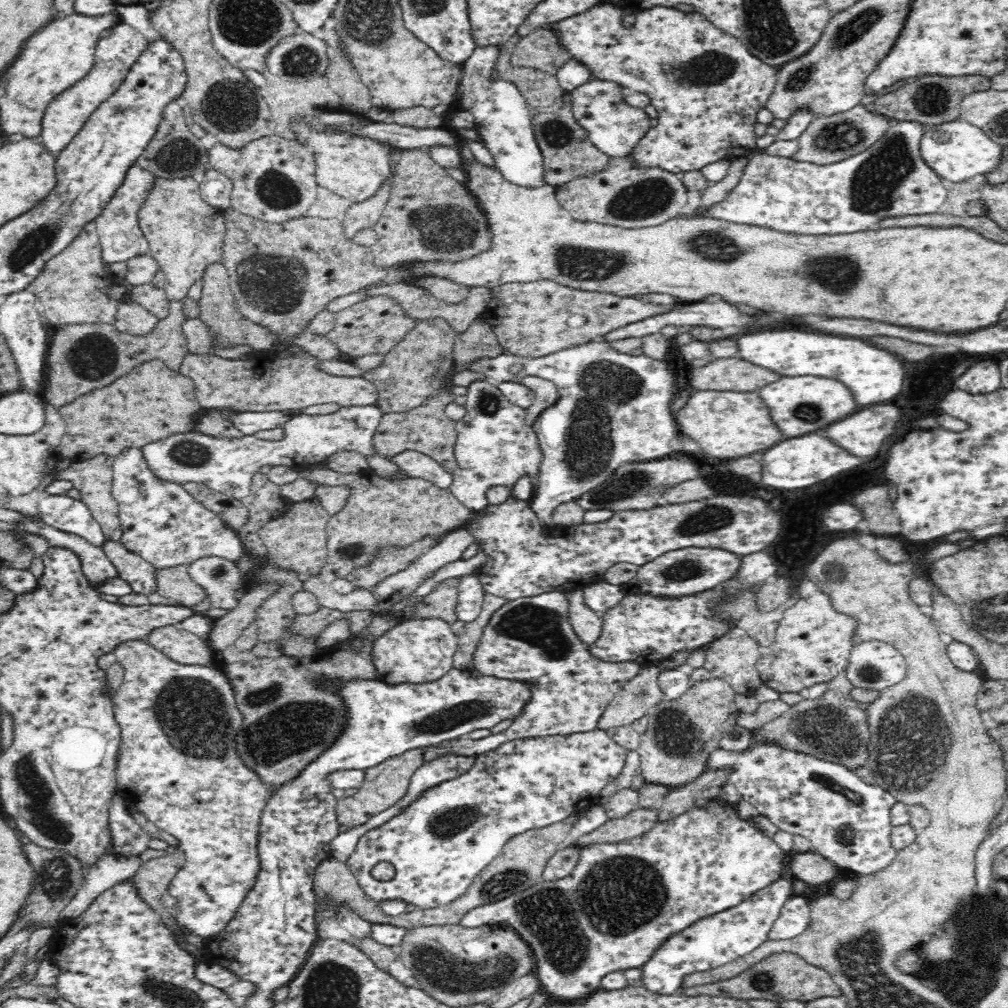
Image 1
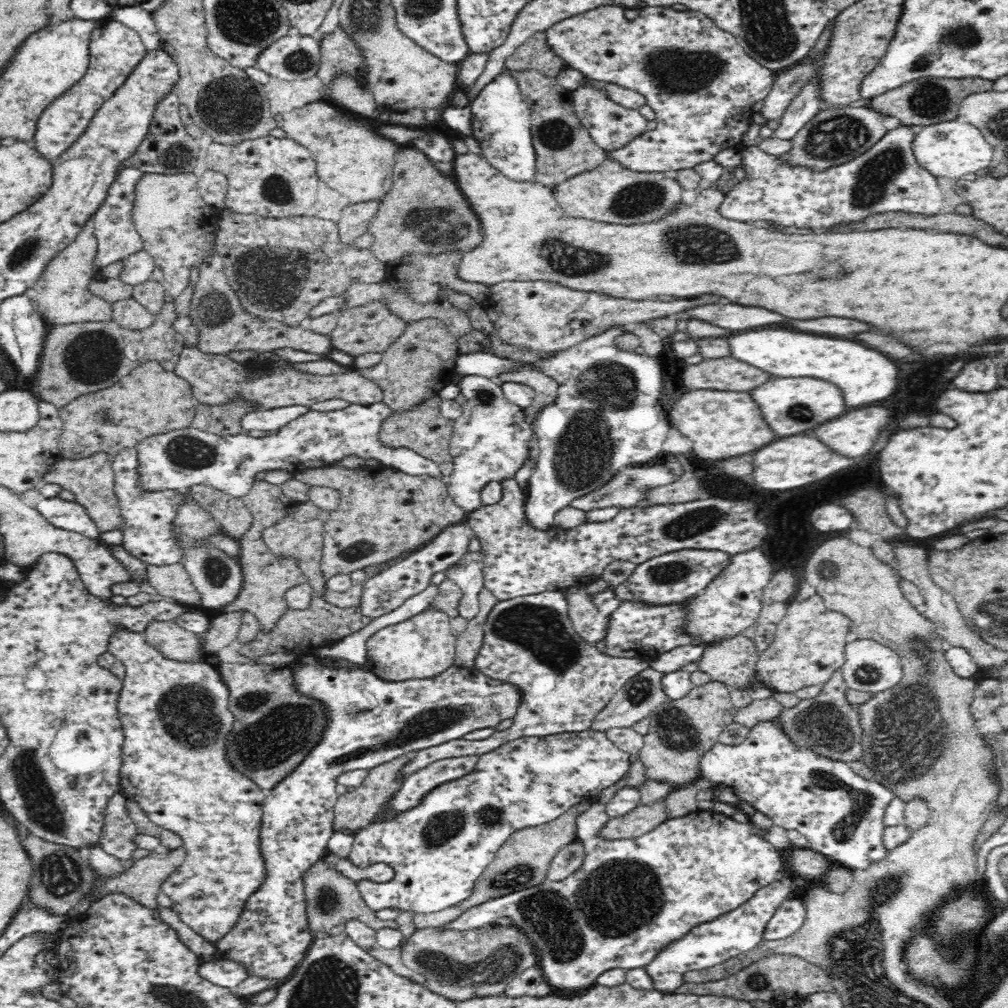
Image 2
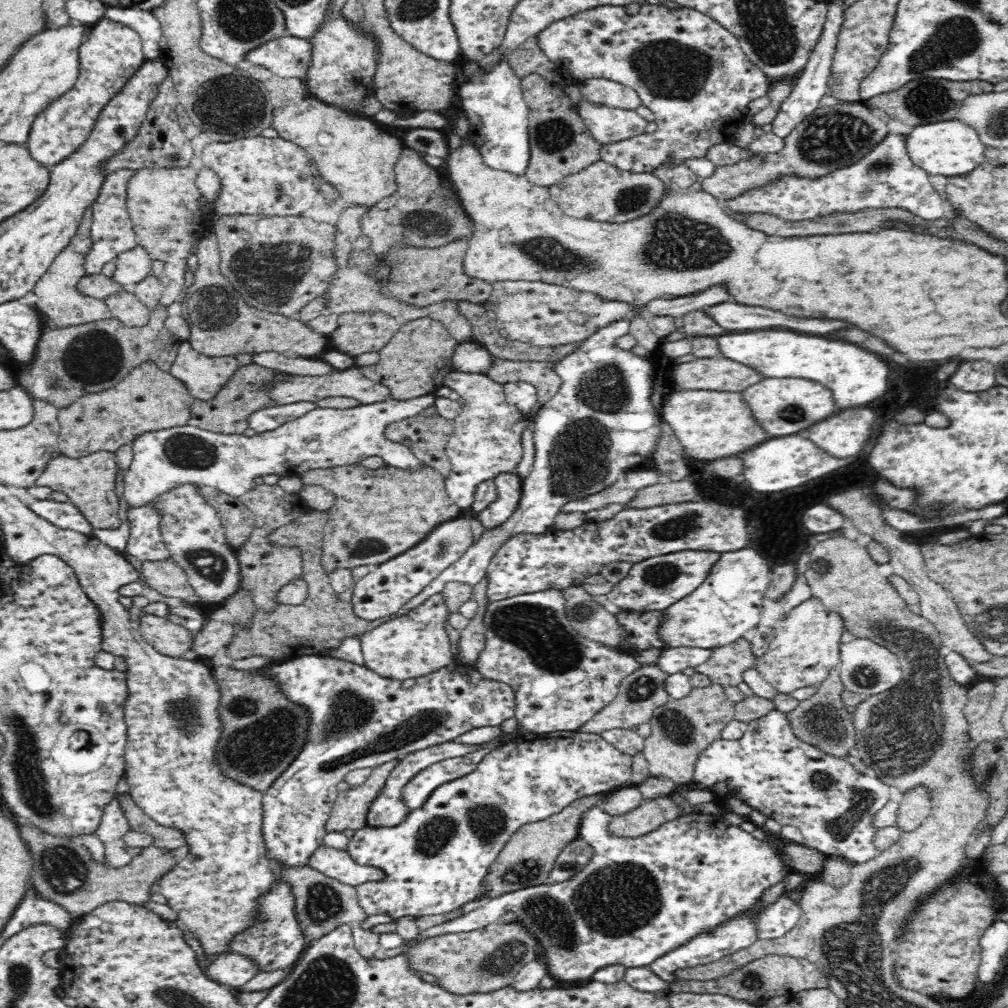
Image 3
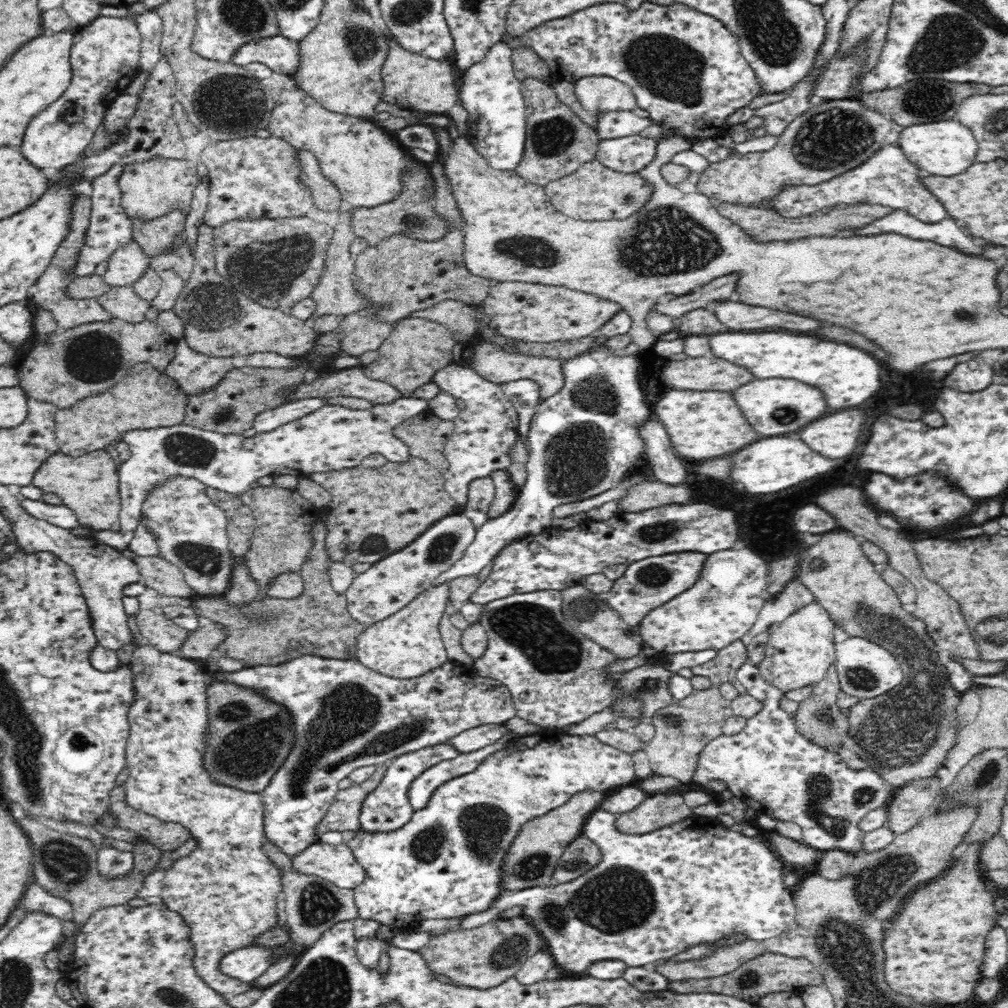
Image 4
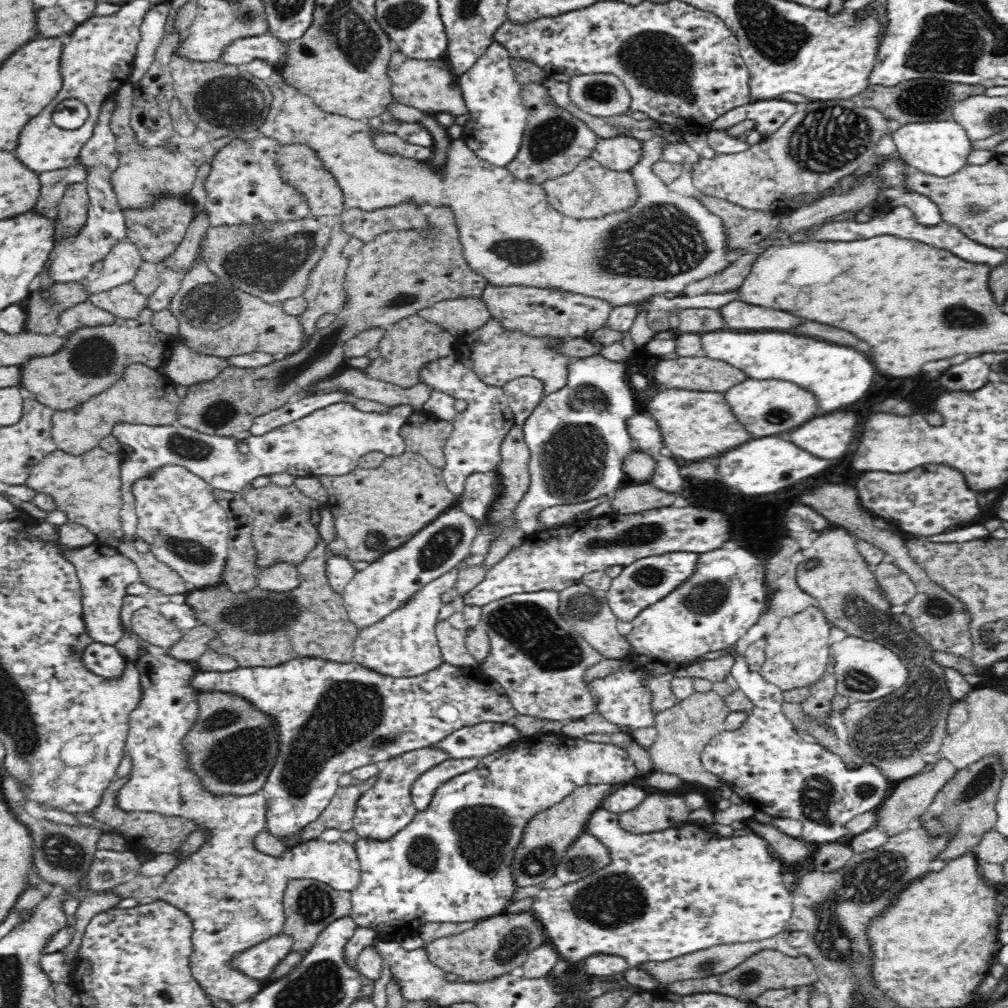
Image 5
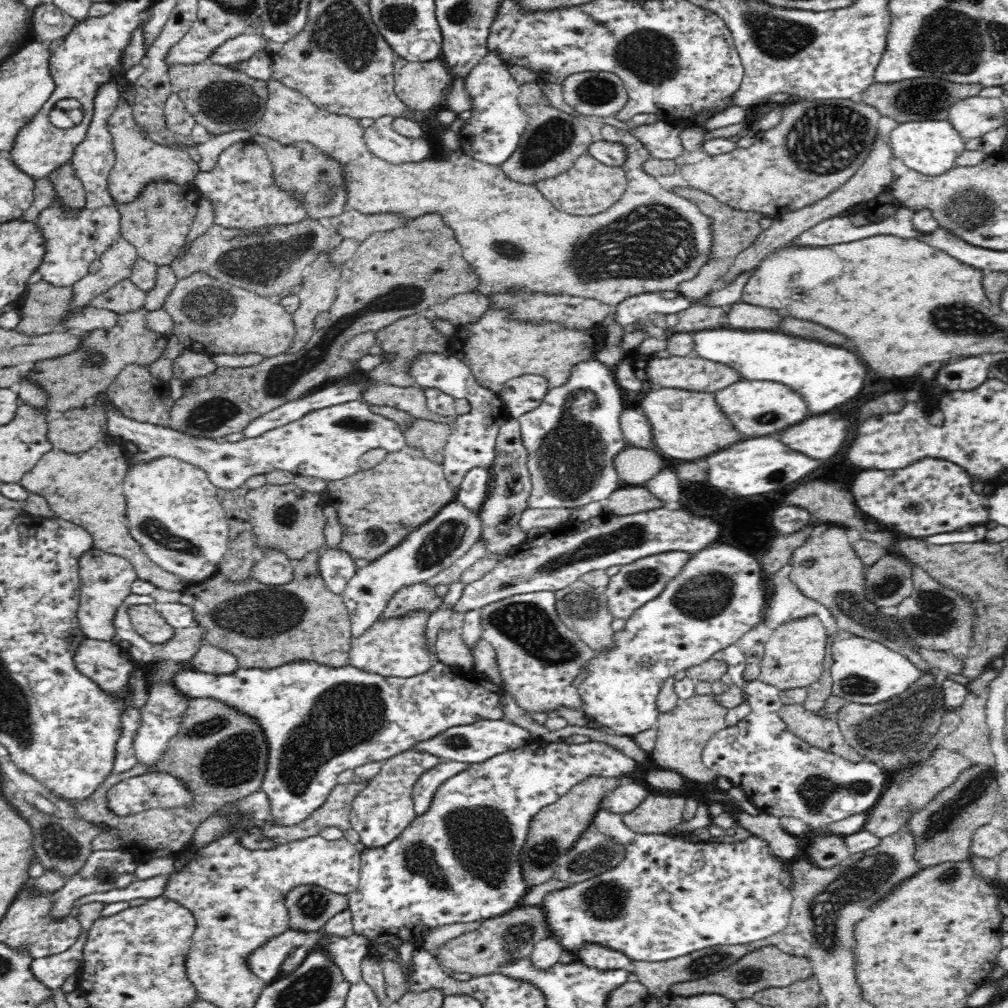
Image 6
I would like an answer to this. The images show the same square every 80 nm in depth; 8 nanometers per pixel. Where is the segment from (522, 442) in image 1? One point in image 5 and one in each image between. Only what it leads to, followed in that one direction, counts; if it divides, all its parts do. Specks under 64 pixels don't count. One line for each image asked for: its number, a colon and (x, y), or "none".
2: (491, 441)
3: (486, 441)
4: (485, 431)
5: (474, 446)

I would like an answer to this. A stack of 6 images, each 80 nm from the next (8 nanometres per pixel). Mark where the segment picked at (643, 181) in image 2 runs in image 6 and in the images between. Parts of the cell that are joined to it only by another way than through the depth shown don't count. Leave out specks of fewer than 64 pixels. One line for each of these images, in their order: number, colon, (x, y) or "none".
3: (602, 192)
4: (594, 192)
5: (591, 190)
6: (590, 187)

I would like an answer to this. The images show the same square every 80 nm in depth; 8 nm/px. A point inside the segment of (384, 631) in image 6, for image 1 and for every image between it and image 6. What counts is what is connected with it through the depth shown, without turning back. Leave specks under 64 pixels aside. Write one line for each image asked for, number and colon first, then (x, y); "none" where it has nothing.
1: (421, 650)
2: (423, 646)
3: (416, 644)
4: (408, 644)
5: (403, 644)

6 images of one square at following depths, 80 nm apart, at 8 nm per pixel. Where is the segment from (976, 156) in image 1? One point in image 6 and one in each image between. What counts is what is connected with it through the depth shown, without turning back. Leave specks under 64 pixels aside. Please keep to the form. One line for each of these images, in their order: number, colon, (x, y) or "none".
2: (955, 149)
3: (950, 148)
4: (946, 148)
5: (940, 148)
6: (931, 147)

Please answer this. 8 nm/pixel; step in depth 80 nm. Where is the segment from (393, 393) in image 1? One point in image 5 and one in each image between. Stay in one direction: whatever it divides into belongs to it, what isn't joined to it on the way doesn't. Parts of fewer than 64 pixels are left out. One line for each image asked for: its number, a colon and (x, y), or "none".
2: (421, 361)
3: (415, 362)
4: (417, 349)
5: (408, 346)

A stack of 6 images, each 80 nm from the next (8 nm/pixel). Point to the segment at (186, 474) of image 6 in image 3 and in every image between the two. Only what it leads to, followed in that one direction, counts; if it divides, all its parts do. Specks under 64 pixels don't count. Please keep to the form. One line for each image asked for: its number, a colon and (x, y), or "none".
3: (191, 528)
4: (190, 529)
5: (186, 528)

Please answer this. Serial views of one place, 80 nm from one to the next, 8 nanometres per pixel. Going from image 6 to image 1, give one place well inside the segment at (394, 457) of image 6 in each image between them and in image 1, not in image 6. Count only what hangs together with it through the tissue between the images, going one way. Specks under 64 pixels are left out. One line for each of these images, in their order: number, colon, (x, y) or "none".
1: (379, 511)
2: (383, 512)
3: (378, 514)
4: (374, 512)
5: (376, 510)

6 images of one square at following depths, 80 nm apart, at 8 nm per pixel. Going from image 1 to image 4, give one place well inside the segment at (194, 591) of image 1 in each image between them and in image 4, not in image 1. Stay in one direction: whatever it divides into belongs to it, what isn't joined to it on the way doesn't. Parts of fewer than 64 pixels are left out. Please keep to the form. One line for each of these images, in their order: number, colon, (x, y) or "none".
2: (172, 581)
3: (167, 577)
4: (158, 573)

